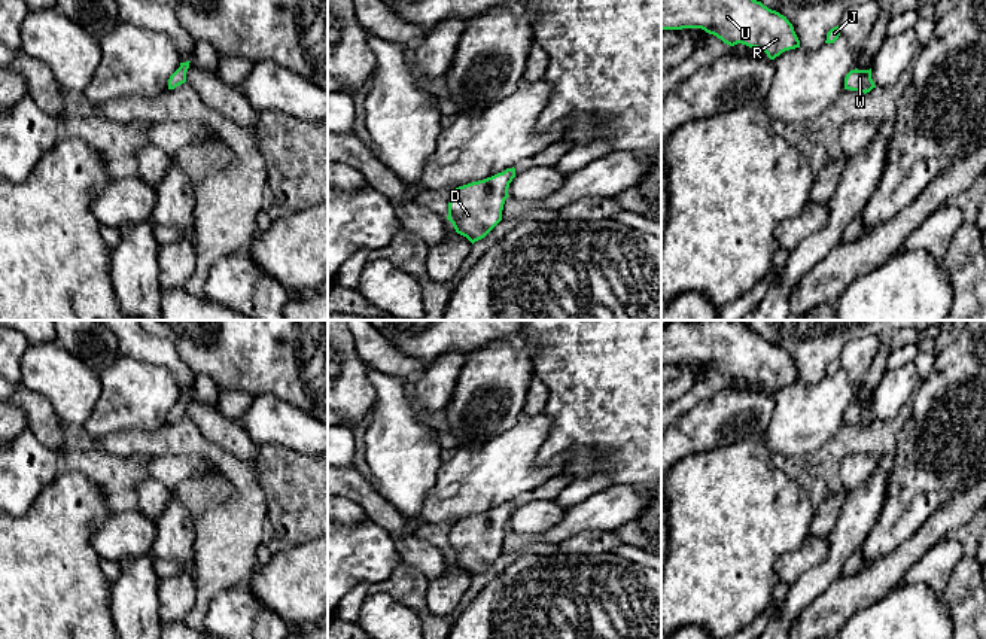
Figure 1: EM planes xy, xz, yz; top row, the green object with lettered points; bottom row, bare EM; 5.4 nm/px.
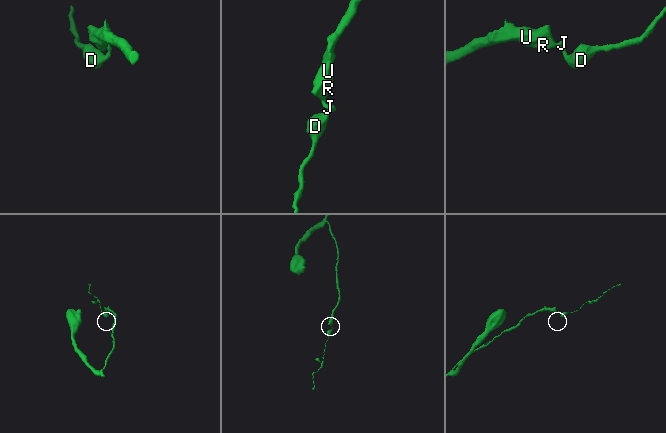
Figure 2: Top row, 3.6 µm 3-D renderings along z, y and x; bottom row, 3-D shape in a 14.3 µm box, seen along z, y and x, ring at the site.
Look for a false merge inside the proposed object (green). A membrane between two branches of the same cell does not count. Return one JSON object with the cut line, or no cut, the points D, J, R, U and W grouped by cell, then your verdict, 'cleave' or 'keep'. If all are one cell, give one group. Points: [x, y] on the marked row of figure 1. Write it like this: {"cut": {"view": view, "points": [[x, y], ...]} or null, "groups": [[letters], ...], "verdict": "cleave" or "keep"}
{"cut": null, "groups": [["D", "J", "R", "U", "W"]], "verdict": "keep"}

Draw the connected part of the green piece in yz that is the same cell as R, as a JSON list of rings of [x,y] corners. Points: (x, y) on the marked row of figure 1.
[[[661,0],[661,30],[702,28],[724,43],[761,49],[770,60],[800,48],[786,16],[757,0]]]

